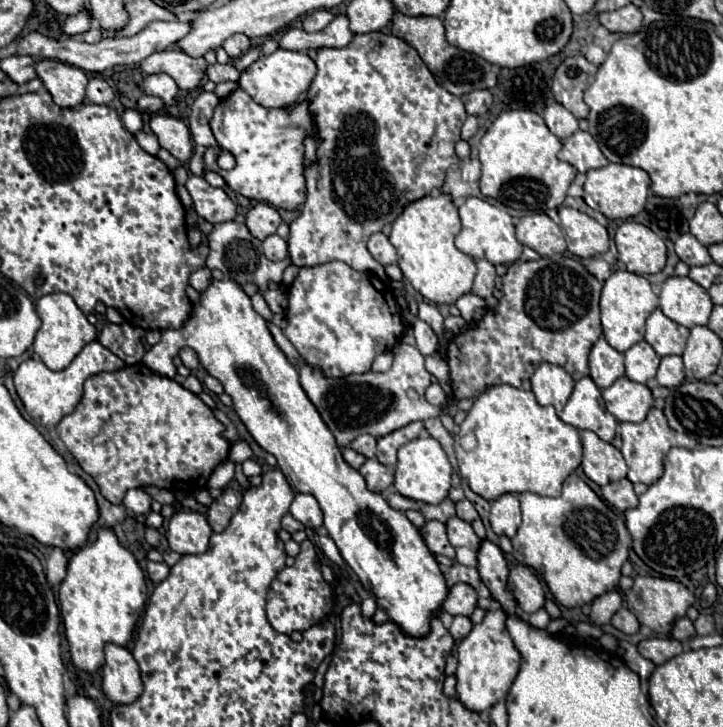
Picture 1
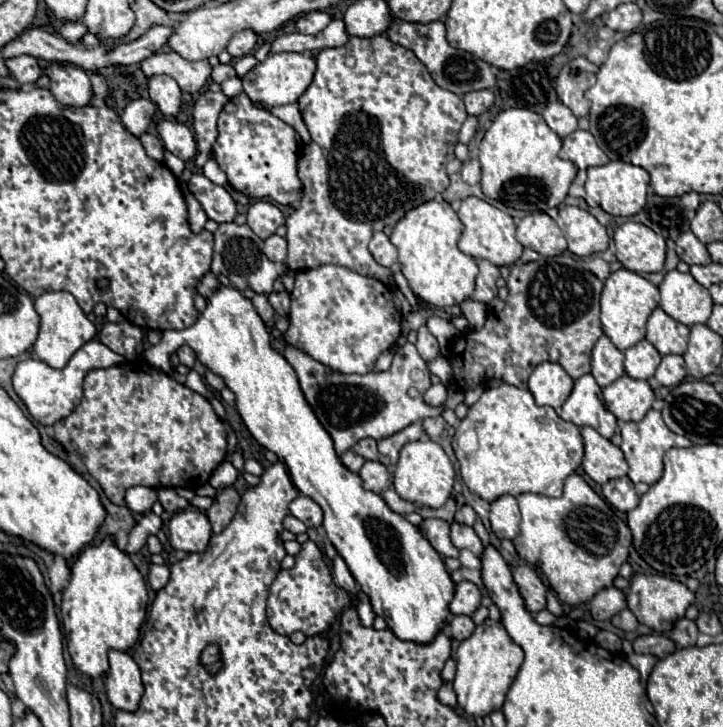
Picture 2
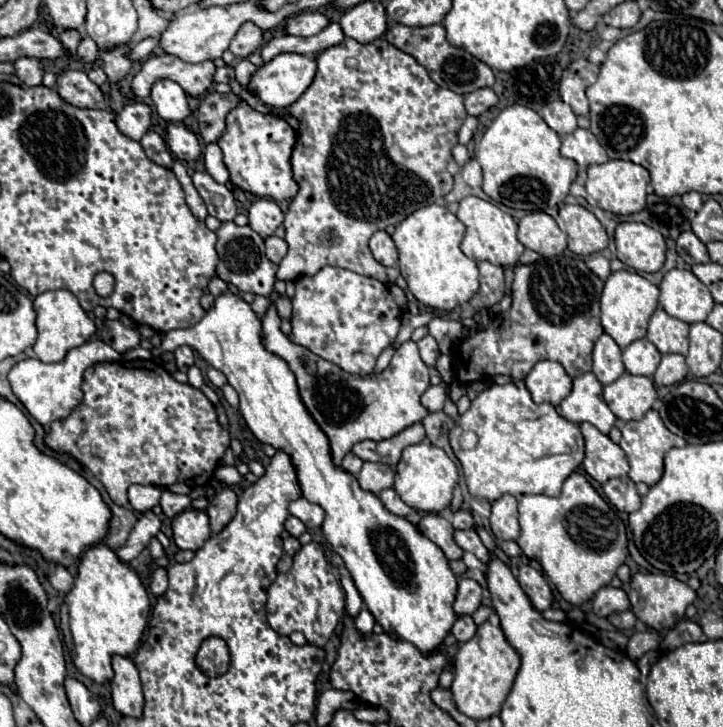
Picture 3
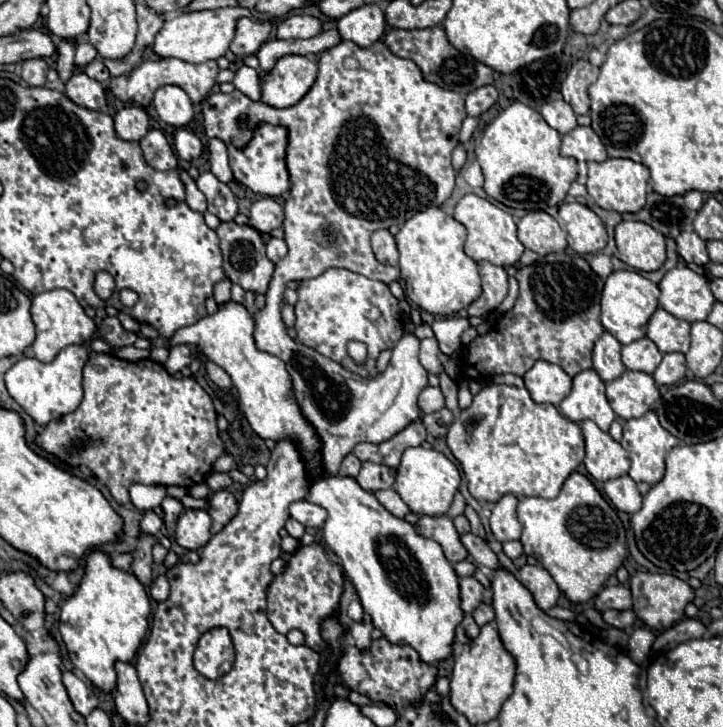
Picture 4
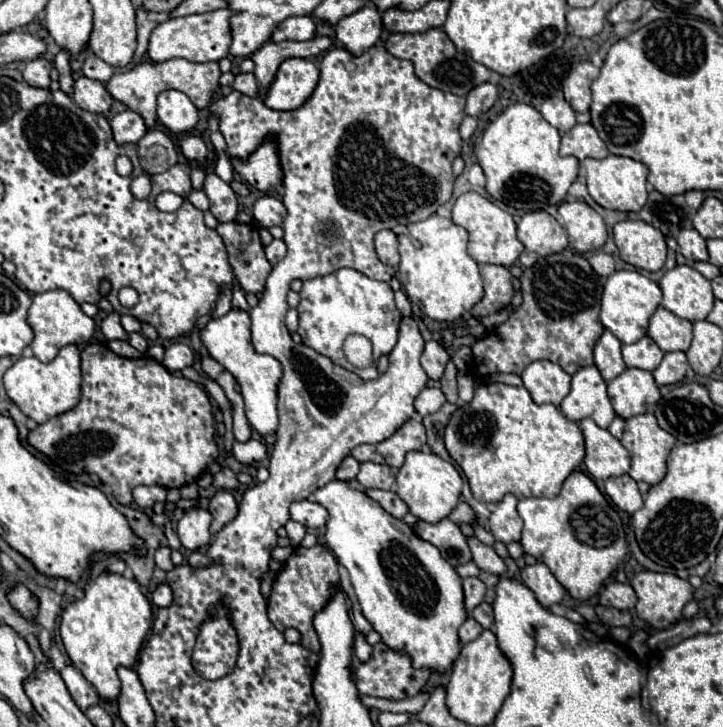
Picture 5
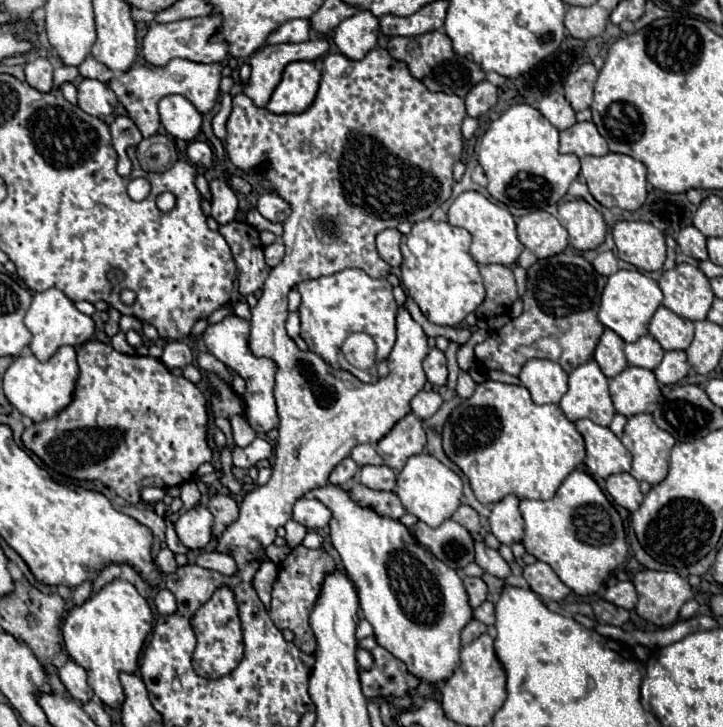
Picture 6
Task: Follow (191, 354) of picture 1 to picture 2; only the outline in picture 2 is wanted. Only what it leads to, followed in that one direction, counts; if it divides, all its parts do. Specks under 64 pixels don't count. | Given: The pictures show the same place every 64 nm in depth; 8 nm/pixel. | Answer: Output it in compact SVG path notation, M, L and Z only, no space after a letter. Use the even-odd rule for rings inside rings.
M182 346L182 348L178 350L178 360L180 360L180 364L192 368L194 362L196 362L196 354L194 354L194 350L192 350L190 346Z

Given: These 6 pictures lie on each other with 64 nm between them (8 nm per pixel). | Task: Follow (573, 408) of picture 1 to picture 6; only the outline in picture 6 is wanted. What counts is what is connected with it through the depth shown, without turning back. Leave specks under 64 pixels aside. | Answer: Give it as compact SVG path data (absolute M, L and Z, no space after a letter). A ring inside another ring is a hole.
M596 360L580 364L568 376L568 392L560 400L570 422L590 418L600 426L608 426L616 414L608 392L608 378L602 374Z

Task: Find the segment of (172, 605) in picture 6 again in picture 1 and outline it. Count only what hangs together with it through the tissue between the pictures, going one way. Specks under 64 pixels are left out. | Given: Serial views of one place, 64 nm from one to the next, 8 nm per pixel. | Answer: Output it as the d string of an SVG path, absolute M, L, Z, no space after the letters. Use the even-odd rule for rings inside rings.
M148 562L148 576L154 584L160 584L170 572L170 566L166 562Z

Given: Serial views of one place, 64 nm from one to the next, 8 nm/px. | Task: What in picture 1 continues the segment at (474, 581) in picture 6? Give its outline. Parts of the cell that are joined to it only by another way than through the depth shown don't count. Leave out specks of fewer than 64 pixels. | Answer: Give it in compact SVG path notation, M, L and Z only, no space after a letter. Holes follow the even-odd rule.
M456 584L450 588L448 598L444 600L442 608L452 616L470 616L476 608L478 594L470 584Z

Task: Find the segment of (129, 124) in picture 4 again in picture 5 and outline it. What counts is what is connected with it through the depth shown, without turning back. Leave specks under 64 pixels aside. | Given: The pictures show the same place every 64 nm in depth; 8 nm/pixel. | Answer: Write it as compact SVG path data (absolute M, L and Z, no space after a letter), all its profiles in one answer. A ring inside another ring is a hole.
M124 110L110 120L116 144L136 144L146 134L146 124L142 116L132 110Z

